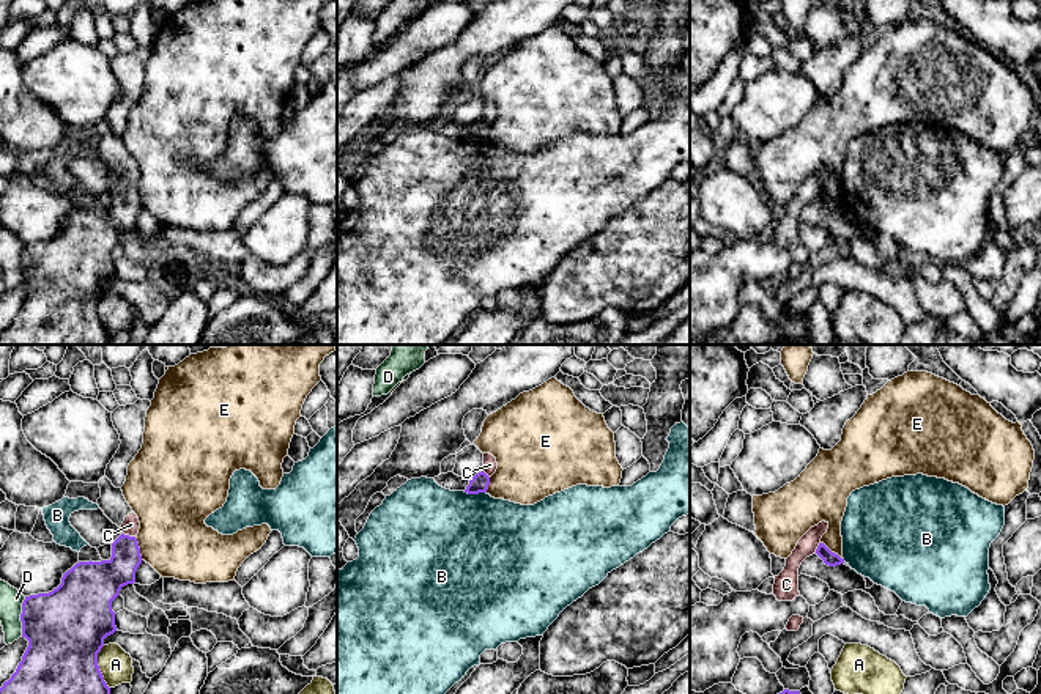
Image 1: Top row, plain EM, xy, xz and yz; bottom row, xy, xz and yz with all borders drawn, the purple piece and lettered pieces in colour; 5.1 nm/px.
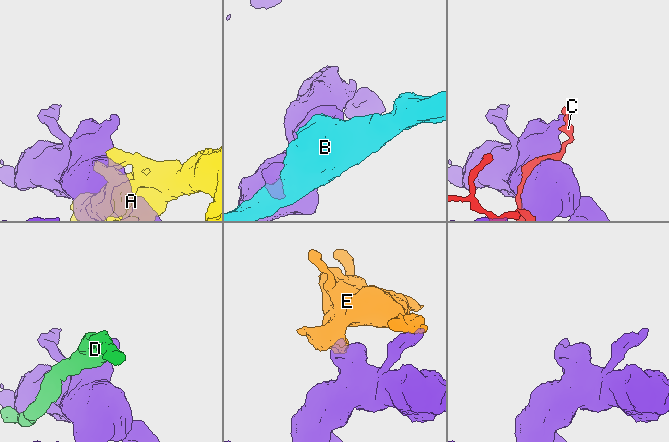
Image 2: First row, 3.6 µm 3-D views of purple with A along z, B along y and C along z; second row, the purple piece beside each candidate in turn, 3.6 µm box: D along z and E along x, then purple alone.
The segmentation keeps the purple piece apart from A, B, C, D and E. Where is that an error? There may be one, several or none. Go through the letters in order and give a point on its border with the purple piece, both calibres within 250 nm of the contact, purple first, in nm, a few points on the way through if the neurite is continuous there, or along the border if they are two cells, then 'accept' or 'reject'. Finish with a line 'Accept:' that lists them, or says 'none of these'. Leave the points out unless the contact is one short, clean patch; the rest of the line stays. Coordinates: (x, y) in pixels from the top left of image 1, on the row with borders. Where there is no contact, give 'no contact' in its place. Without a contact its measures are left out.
A: meets purple in xy at (98, 668); 400 nm thick on the purple side, 170 nm on the other; reject
B: meets purple in xz at (474, 493); 100 nm thick on the purple side, 500 nm on the other; reject
C: meets purple in xy at (128, 535); 190 nm thick on the purple side, 90 nm on the other; reject
D: meets purple in xy at (21, 617); 400 nm thick on the purple side, 120 nm on the other; reject
E: meets purple in xy at (139, 548); 200 nm thick on the purple side, 360 nm on the other; reject
Accept: none of these

